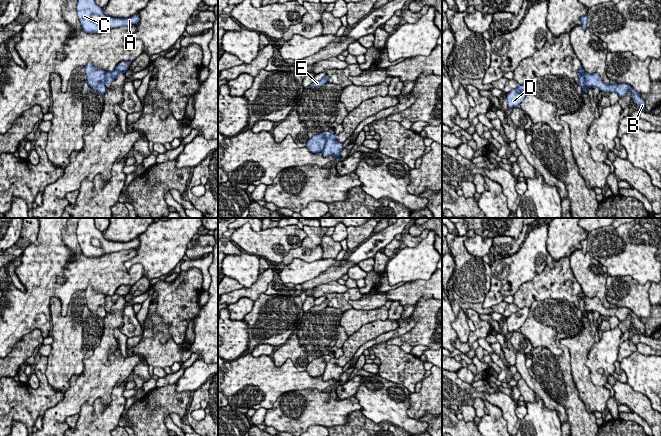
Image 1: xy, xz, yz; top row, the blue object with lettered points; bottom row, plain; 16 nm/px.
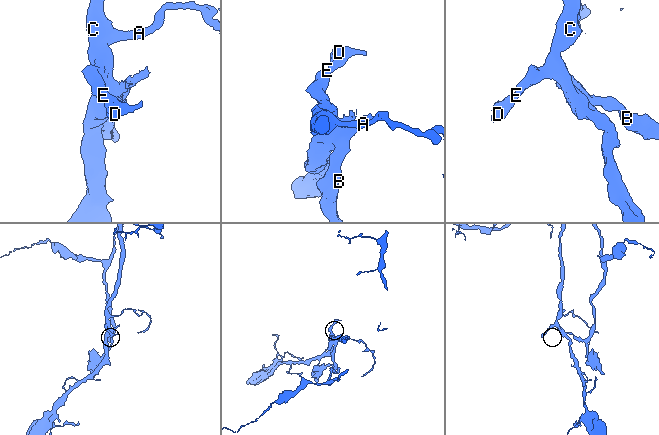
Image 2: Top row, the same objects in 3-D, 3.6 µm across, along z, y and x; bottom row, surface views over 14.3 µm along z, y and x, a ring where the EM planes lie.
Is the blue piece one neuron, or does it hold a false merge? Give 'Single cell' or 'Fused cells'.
Fused cells

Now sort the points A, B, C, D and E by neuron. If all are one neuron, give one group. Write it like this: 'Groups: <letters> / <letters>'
Groups: A C D E / B

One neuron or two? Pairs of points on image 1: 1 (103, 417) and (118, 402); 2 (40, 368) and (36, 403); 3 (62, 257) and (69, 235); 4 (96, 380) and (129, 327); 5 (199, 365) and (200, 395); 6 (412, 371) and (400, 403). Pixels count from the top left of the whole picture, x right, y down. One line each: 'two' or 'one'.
1: one
2: one
3: two
4: two
5: two
6: two

